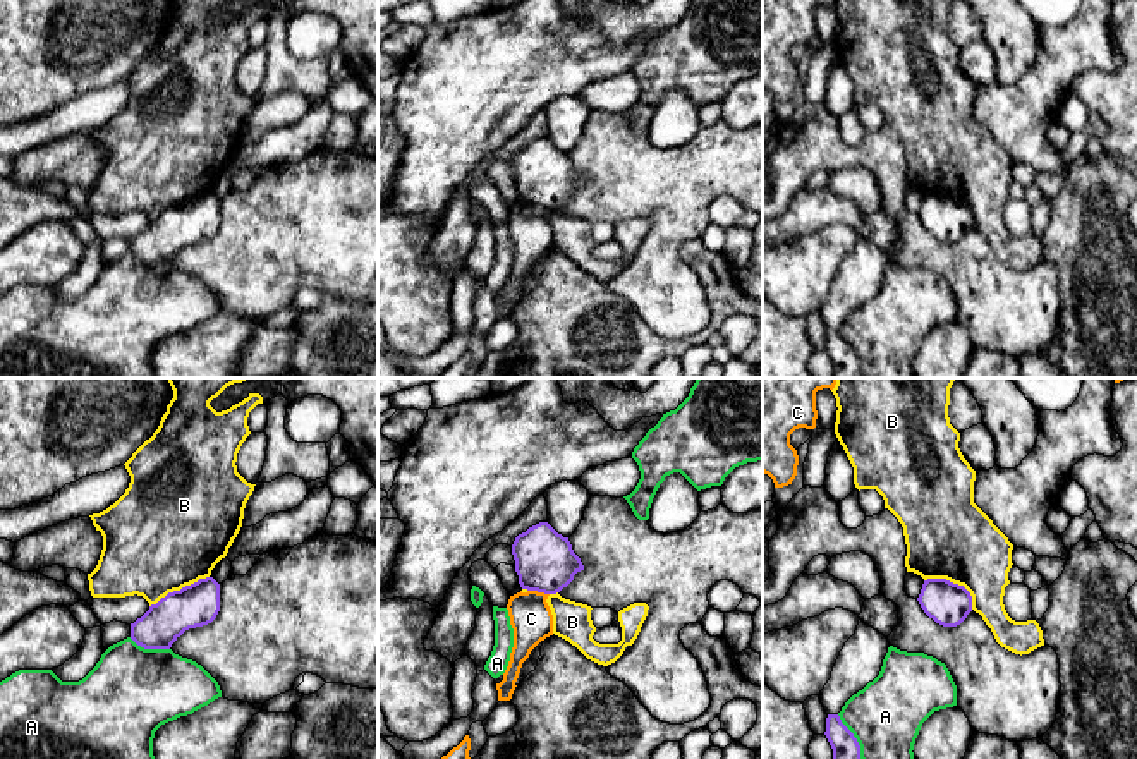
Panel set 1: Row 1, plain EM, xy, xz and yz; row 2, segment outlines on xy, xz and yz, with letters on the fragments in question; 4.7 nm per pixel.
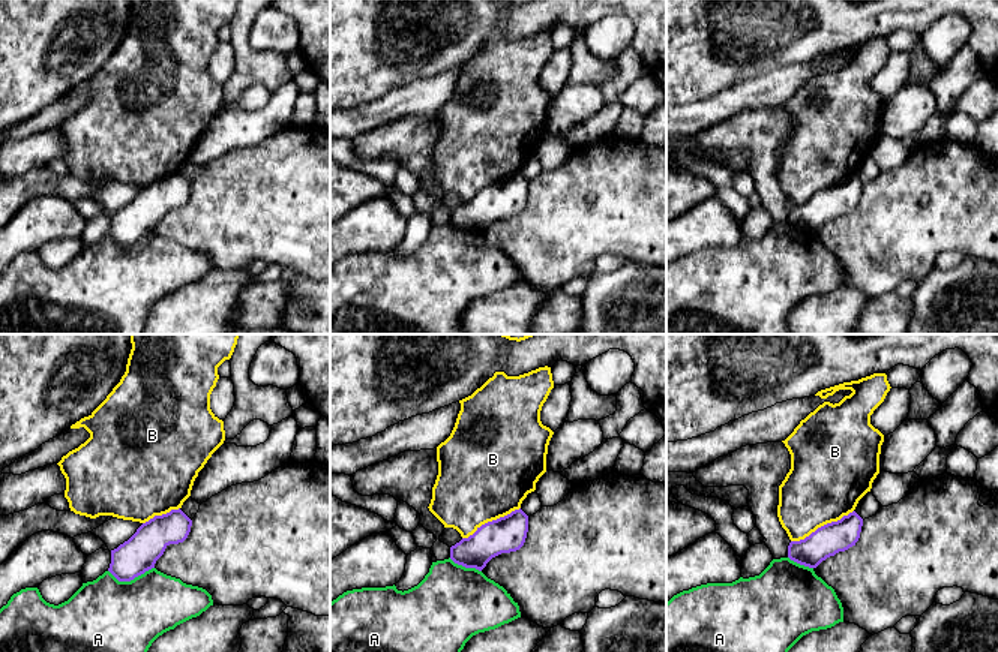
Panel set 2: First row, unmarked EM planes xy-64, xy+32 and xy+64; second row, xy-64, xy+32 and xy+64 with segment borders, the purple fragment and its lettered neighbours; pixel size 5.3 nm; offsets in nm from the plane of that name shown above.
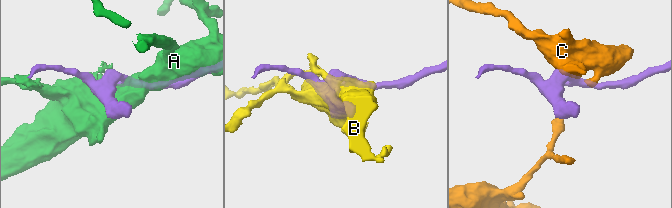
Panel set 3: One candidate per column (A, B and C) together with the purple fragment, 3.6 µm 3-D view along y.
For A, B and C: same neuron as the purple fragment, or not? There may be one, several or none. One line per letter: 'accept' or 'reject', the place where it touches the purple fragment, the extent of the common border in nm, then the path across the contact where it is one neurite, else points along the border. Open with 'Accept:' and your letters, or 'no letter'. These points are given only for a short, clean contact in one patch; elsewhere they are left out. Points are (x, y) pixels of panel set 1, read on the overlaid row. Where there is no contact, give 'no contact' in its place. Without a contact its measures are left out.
Accept: no letter
A: reject | xy (150, 648) | 200 nm
B: reject | yz (955, 584) | 280 nm
C: reject | xz (538, 591) | 110 nm | along xz (528, 589), (548, 595)

